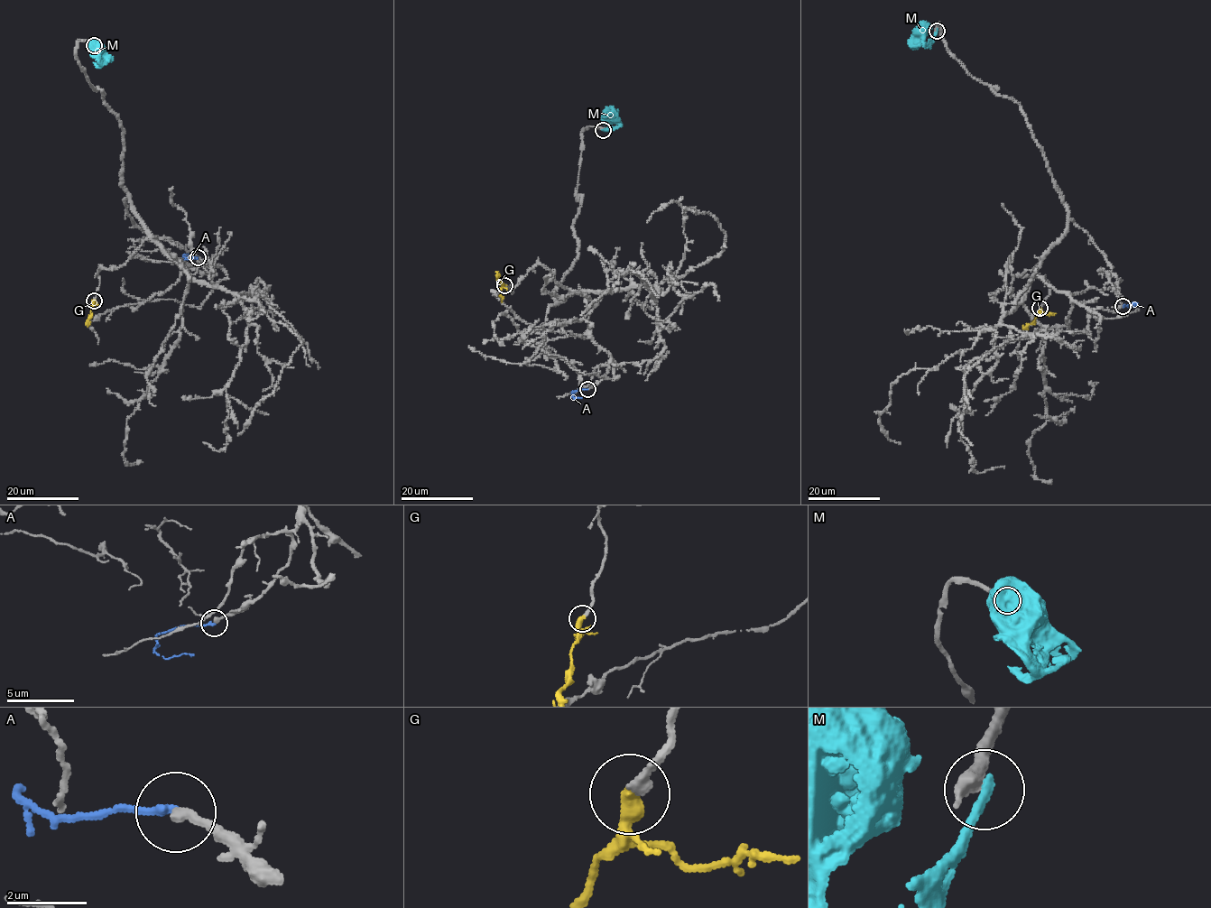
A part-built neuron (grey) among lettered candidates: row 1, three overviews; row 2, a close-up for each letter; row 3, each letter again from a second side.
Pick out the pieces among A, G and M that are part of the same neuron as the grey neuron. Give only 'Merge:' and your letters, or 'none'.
Merge: A, G

